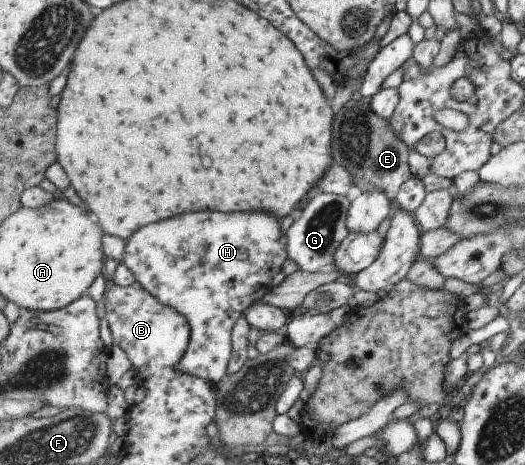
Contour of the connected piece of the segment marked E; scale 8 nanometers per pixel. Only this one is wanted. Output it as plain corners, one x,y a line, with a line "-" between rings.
362,97
359,101
350,99
345,103
336,114
334,130
335,165
349,171
361,191
382,188
395,202
401,187
414,175
408,161
410,149
400,139
399,133
393,133
390,119
380,118
372,111
372,97

